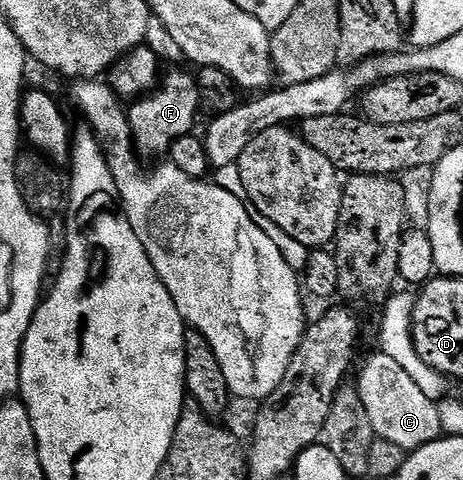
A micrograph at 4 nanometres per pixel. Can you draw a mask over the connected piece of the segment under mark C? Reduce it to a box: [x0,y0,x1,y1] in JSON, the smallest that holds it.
[357,355,444,453]

